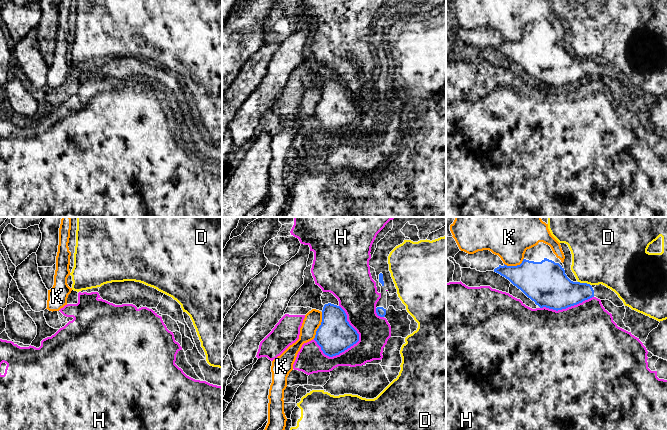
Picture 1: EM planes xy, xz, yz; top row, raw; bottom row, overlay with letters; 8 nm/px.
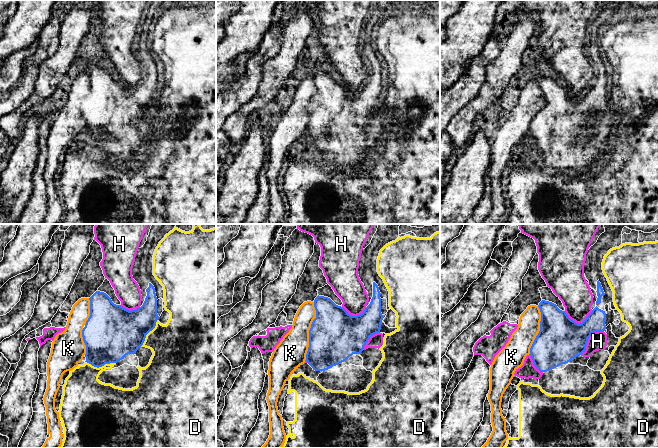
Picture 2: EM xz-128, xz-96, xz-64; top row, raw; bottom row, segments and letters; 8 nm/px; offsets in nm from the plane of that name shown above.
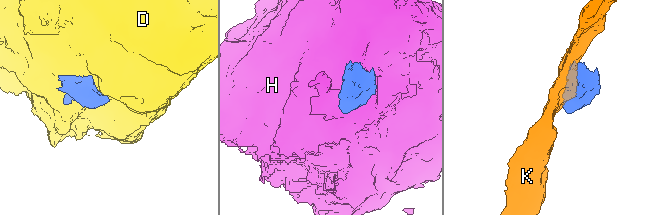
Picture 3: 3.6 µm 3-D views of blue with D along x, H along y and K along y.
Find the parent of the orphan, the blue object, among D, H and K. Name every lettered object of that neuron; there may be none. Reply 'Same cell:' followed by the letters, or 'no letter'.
Same cell: no letter

